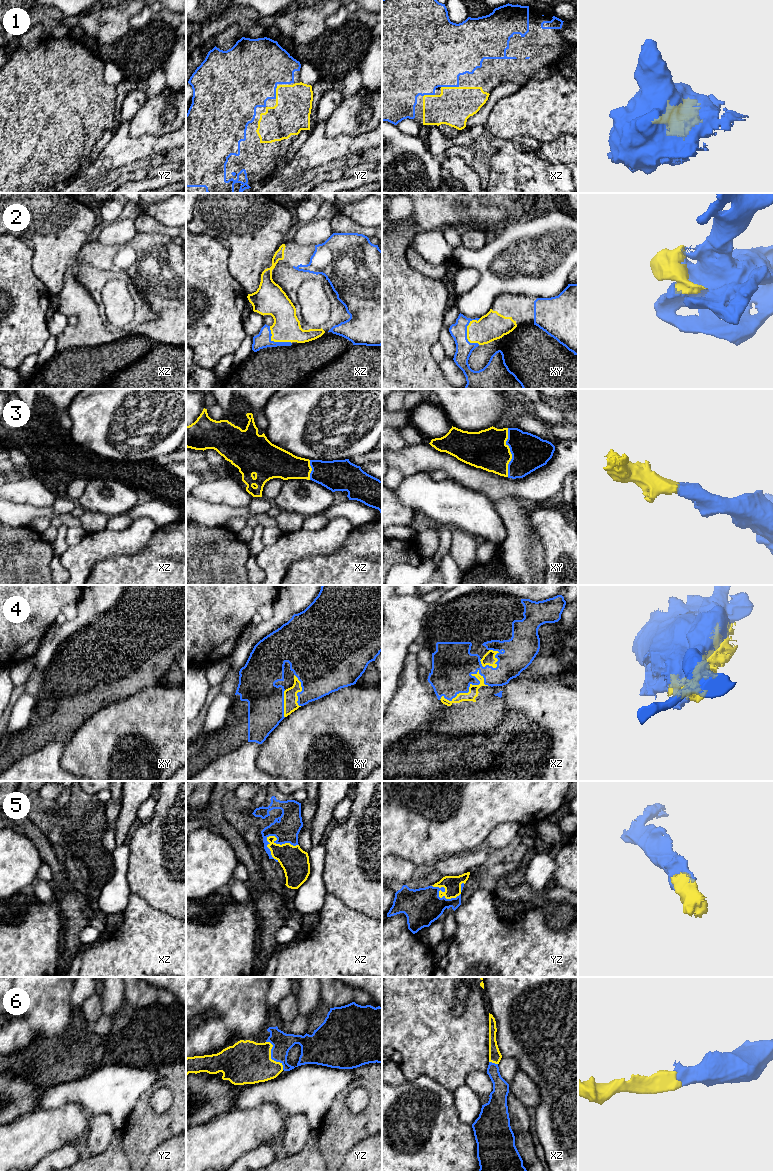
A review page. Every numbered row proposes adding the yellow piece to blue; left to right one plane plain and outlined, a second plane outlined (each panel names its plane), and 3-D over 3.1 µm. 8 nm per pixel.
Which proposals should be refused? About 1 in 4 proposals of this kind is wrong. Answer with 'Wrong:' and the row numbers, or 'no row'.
Wrong: 4

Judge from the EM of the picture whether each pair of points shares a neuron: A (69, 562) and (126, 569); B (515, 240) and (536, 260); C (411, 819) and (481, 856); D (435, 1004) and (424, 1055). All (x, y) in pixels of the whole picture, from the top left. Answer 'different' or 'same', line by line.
A: different
B: same
C: different
D: same

